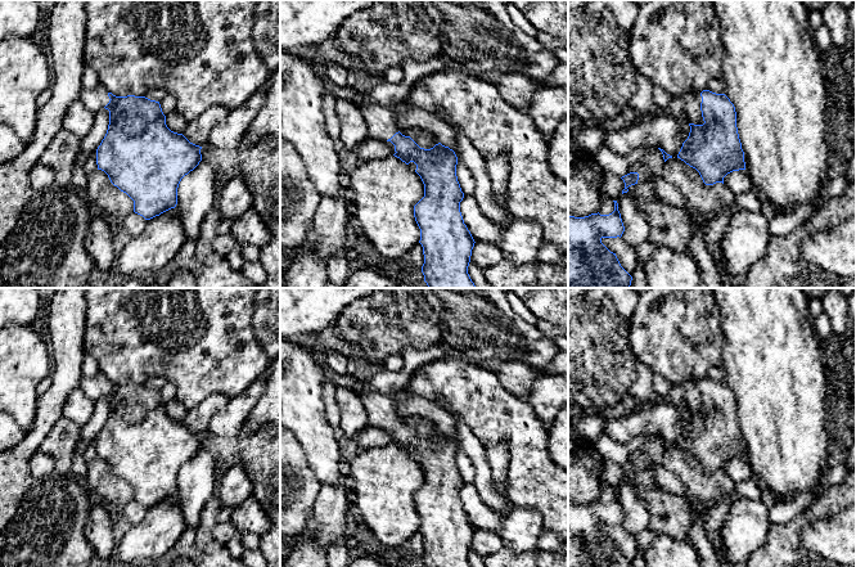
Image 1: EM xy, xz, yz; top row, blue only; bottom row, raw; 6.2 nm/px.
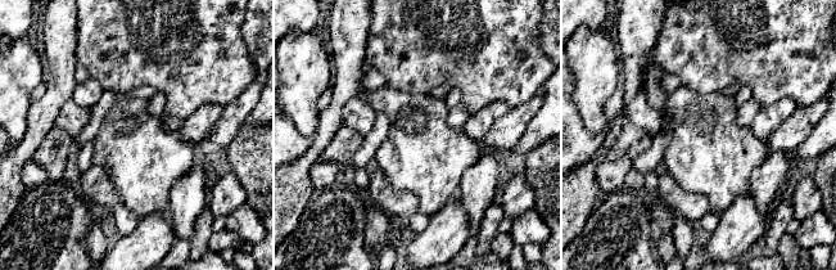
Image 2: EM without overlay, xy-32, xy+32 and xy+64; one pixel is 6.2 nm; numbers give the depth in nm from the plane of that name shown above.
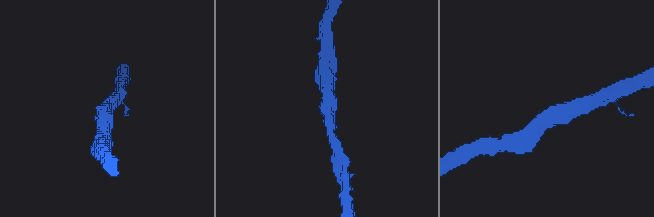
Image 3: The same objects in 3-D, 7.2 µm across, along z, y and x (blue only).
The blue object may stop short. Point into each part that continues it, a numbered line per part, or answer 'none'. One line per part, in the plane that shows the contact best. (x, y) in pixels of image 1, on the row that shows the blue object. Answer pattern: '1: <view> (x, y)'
1: xy (95, 99)

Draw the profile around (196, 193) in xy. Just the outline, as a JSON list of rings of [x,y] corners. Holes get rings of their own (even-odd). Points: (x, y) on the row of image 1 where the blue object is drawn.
[[[201,161],[179,184],[176,208],[189,240],[197,240],[204,216],[213,208],[216,177],[215,168]]]

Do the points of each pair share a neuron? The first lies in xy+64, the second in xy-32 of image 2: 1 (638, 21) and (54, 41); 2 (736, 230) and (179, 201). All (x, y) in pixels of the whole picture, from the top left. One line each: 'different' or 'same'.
1: same
2: different

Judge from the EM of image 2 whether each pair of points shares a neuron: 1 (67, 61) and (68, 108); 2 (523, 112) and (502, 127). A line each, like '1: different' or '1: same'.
1: different
2: same

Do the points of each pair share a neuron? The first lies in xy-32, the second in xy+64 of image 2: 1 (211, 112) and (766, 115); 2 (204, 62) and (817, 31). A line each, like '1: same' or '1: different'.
1: same
2: same

